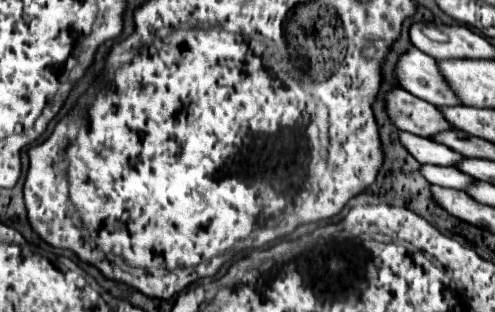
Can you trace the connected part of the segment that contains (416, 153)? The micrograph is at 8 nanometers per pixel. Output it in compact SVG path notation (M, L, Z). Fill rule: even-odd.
M400 132L400 142L406 146L406 150L422 164L432 164L432 166L458 166L464 156L460 156L458 152L454 152L452 148L428 140L428 138L420 138L420 136L412 136L408 132Z

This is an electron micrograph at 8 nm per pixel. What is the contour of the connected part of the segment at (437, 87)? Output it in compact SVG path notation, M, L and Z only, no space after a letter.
M410 48L408 54L400 58L398 78L404 90L434 104L434 106L456 106L462 104L460 98L450 88L448 80L442 76L438 62L418 48Z

